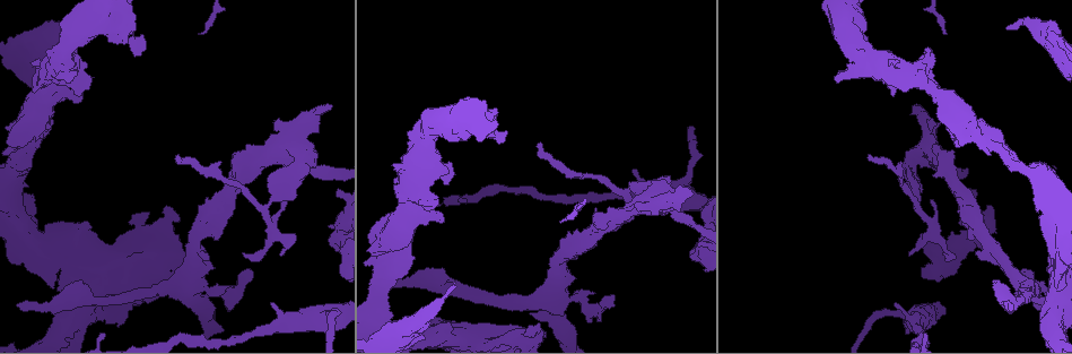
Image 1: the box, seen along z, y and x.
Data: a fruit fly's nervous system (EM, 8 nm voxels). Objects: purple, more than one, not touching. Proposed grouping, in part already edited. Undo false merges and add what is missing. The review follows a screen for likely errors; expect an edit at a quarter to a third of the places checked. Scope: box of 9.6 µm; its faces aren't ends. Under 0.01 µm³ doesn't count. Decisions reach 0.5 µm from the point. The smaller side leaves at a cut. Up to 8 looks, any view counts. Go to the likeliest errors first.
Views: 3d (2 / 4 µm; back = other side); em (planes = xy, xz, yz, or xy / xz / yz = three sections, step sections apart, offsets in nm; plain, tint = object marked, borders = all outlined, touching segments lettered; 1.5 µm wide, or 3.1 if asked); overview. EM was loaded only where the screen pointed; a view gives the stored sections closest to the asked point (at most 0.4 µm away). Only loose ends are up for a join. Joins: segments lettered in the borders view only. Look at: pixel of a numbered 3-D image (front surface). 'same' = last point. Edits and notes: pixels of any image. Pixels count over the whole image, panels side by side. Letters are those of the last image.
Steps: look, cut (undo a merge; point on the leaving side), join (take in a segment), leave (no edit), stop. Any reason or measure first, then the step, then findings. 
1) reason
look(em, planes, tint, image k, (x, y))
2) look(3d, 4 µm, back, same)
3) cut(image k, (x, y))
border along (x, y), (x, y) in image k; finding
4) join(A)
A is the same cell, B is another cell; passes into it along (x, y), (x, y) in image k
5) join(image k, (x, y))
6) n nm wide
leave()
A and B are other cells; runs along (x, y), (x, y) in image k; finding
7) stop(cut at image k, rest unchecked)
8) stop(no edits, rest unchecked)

look(3d, 4 µm, image 1, (338, 194))

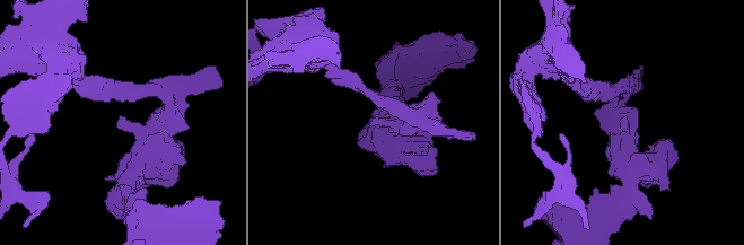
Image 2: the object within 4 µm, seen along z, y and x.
look(em, planes, tint, image 2, (117, 122))

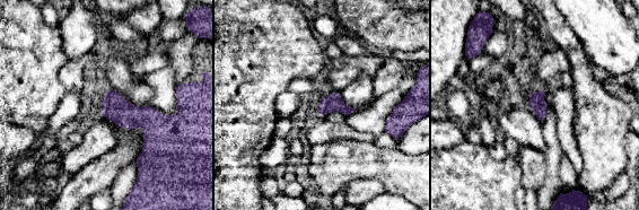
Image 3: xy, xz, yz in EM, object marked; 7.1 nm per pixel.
look(em, planes, borders, same)

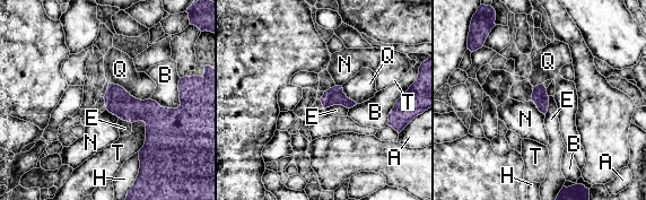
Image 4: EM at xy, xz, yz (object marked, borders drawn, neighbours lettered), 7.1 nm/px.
Q touches over 320 nm
leave()
A, B, E, H, N, Q and T are other cells; border along (348, 107), (331, 105), (324, 109) in image 4; no lettered segment goes on from it

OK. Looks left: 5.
look(em, xy, step 4, borders, image 1, (908, 253))

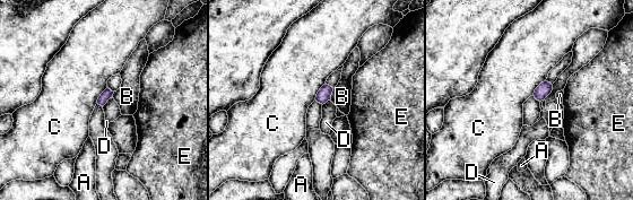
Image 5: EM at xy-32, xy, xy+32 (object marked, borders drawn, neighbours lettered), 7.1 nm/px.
look(em, xz, step 8, borders, same)

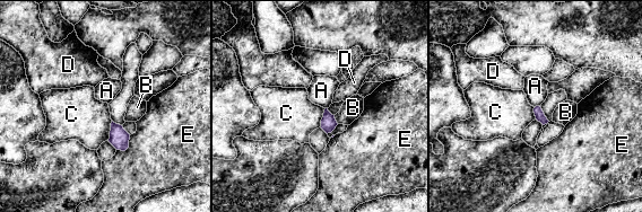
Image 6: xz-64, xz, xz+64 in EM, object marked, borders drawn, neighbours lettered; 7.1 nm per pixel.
E touches over 150 nm
leave()
A, B, C, D and E are other cells; border along (539, 105), (535, 107) in image 6; none of them fits

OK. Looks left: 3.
branch stops here
look(3d, 2 µm, image 1, (1021, 270))

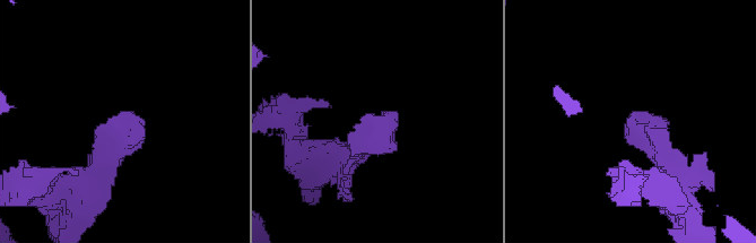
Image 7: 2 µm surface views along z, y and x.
look(em, xz, step 8, borders, image 7, (392, 118))

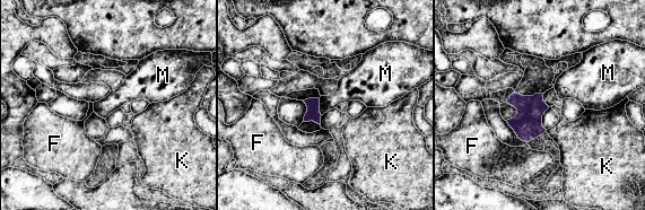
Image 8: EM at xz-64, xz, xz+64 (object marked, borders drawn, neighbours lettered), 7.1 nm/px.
cut it another way
look(em, planes, borders, same)

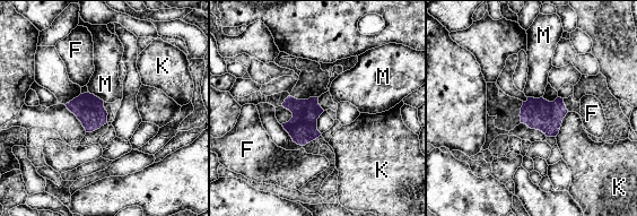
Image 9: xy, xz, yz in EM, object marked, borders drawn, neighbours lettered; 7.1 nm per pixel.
190 nm wide
leave()
F, K and M are other cells; none of them fits

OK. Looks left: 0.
stop(no edits, rest unchecked)

